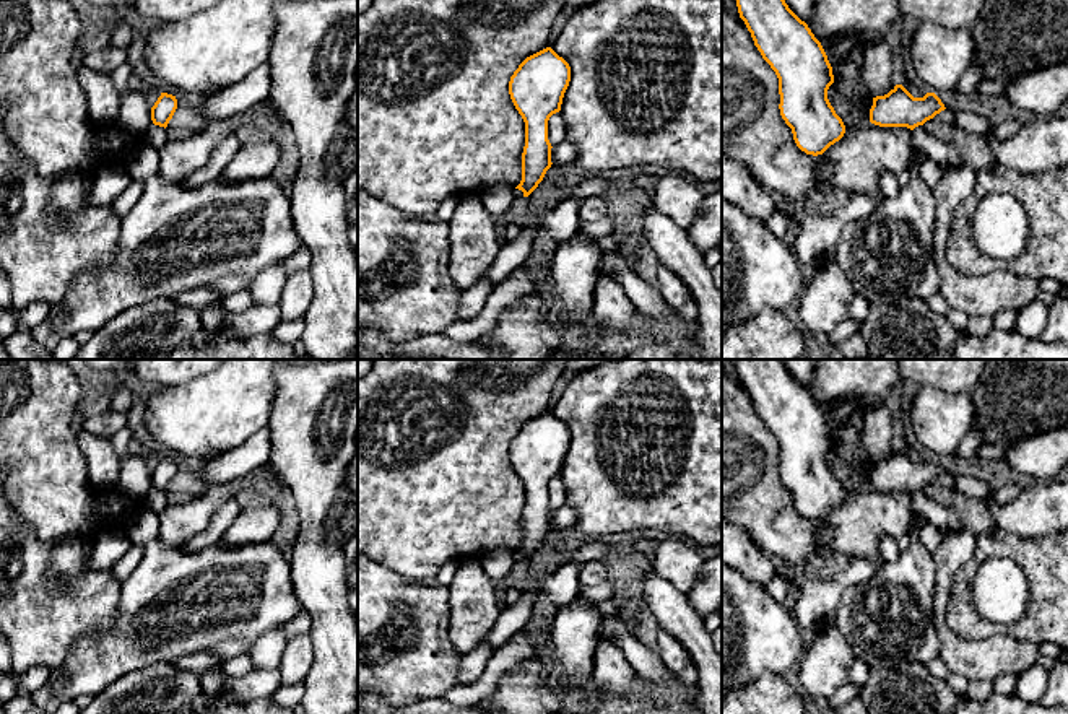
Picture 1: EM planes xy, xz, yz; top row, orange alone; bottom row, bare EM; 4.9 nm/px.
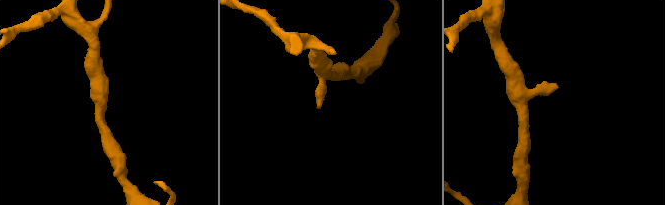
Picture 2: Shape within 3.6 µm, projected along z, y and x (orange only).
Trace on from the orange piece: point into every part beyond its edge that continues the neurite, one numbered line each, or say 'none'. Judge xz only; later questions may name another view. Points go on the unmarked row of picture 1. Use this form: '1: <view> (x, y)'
none

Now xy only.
none

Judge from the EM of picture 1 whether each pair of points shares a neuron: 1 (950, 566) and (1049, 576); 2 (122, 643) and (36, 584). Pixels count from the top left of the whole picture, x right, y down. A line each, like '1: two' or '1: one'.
1: two
2: two

